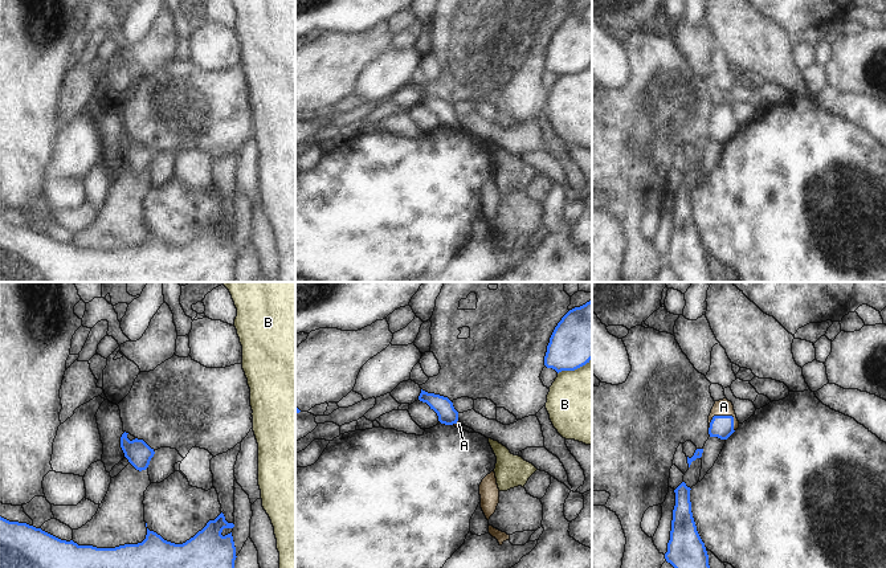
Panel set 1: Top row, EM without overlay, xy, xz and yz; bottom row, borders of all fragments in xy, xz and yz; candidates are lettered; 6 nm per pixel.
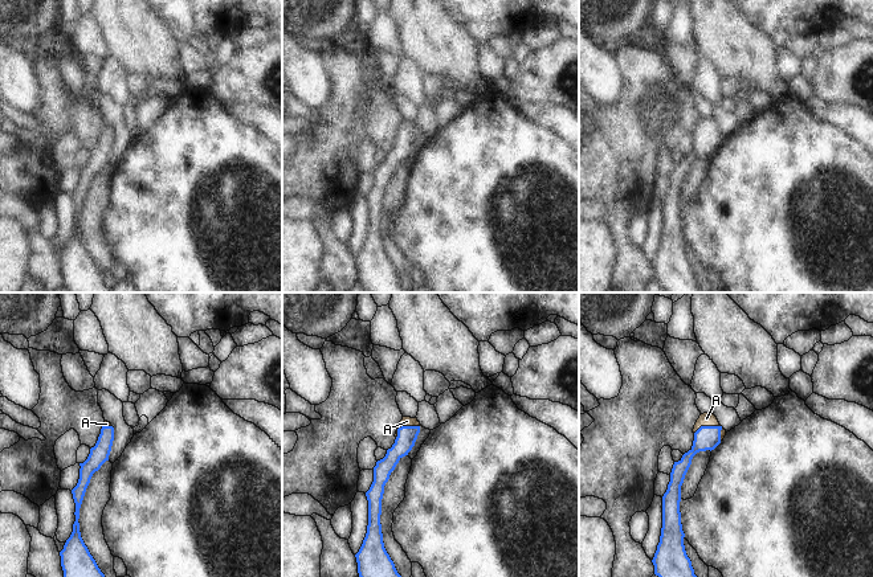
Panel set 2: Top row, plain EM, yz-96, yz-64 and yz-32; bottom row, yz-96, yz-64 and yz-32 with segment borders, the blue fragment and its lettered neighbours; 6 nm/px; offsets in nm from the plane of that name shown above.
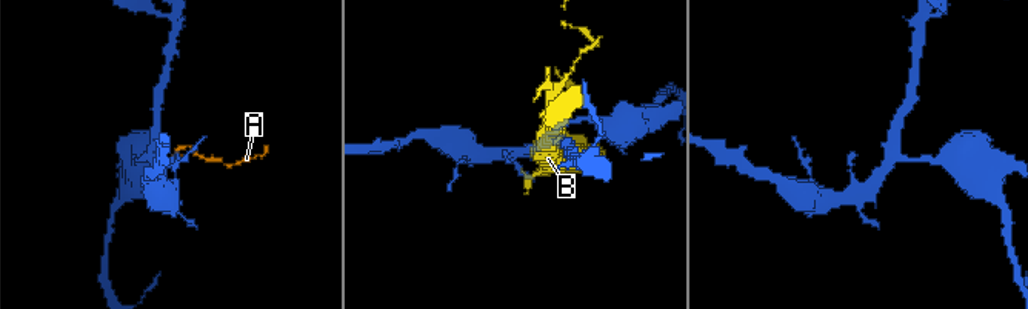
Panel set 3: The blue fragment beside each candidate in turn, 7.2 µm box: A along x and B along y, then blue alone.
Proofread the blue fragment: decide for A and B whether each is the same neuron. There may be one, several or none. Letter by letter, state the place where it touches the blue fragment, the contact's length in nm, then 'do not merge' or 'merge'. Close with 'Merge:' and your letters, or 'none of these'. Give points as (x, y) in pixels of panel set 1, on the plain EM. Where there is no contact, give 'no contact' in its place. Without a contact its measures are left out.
A: yz (718, 119) | 170 nm | merge
B: xz (574, 73) | 220 nm | do not merge
Merge: A

